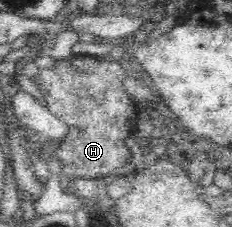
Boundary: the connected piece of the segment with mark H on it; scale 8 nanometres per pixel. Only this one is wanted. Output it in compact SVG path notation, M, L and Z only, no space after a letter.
M75 55L71 63L66 61L57 61L55 69L39 69L36 83L39 85L43 97L45 98L47 108L53 112L59 119L69 124L74 132L72 137L61 140L48 140L34 138L33 143L39 154L47 158L55 155L63 169L63 177L70 179L103 179L116 169L127 166L132 156L130 149L126 146L124 139L136 130L136 121L138 109L136 103L129 98L129 95L123 89L123 81L126 77L126 71L121 63L115 60L107 61L97 57L87 55Z

